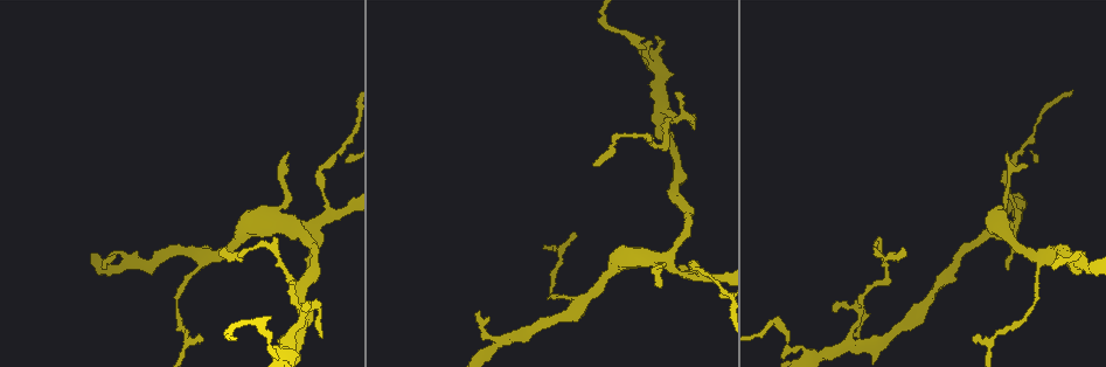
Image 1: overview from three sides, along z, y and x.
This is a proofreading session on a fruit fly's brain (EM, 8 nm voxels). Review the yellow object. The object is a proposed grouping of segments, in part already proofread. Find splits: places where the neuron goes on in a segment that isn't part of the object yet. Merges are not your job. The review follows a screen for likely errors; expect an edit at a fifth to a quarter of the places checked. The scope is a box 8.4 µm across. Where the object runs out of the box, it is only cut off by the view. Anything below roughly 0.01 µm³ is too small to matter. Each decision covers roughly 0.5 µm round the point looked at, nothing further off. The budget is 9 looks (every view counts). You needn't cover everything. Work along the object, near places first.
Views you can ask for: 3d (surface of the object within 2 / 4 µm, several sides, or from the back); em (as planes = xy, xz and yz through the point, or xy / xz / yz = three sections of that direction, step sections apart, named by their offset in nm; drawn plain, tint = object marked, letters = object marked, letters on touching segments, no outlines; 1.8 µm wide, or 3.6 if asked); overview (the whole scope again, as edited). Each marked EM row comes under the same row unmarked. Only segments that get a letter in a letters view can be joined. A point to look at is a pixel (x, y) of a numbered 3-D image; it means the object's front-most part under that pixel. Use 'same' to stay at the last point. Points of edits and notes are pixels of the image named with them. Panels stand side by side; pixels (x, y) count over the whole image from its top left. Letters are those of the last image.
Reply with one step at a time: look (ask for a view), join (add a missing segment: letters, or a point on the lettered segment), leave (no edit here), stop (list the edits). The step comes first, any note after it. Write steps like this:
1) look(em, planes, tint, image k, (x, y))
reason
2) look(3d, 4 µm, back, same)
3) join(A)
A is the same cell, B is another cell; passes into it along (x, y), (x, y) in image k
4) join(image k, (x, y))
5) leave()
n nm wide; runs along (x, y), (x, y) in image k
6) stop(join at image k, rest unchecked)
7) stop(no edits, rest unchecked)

look(3d, 4 µm, image 1, (289, 340))
three-way junction

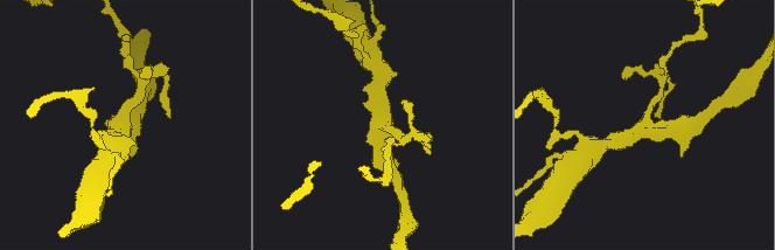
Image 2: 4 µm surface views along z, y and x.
look(em, planes, letters, image 2, (122, 125))
3 arms

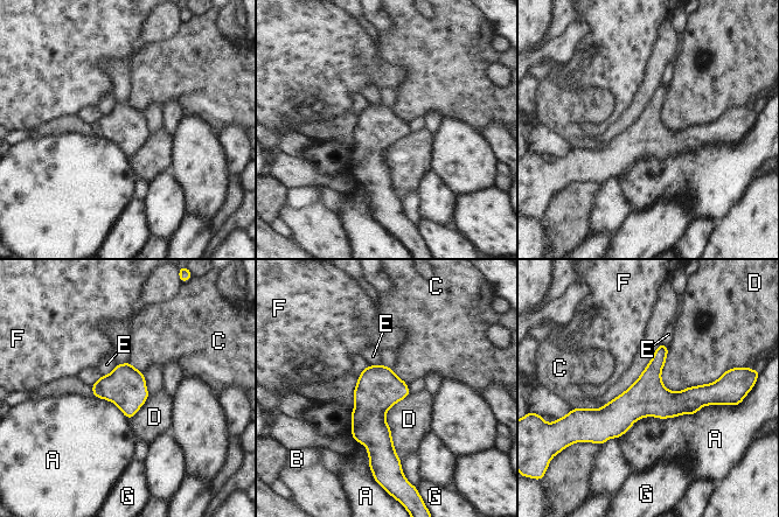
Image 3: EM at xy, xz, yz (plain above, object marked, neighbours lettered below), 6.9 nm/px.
leave()
A touches over 800 nm; A, B, C, D, E, F and G are other cells; border along (606, 403), (600, 407), (571, 410) in image 3; no lettered segment goes on from it

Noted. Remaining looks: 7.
look(3d, 4 µm, image 1, (905, 249))
thin end

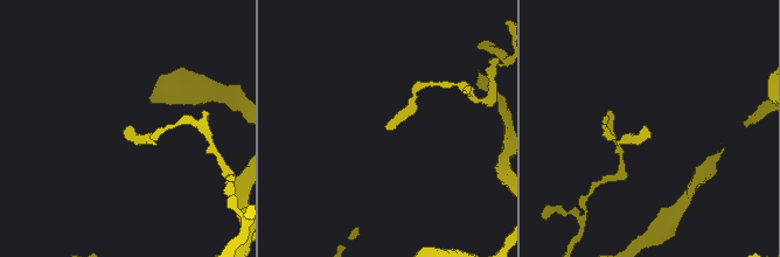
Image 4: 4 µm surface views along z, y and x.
look(em, yz, step 8, tint, image 4, (646, 127))

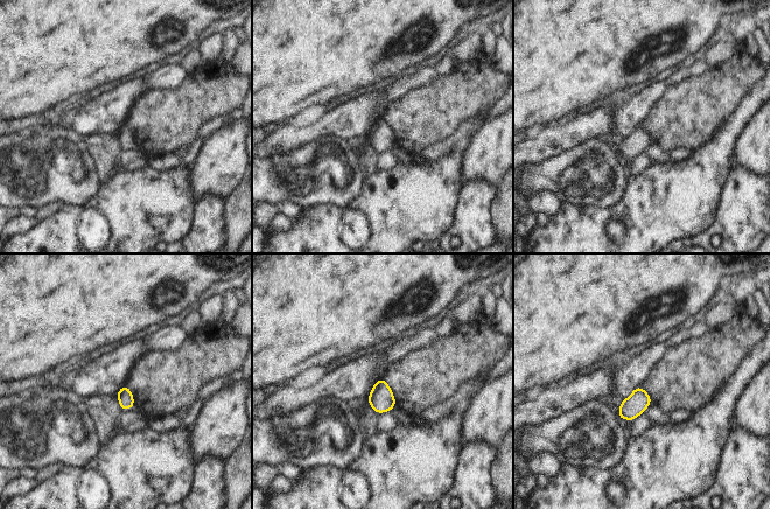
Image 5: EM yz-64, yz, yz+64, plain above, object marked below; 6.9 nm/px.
look(em, planes, letters, same)
cut it another way

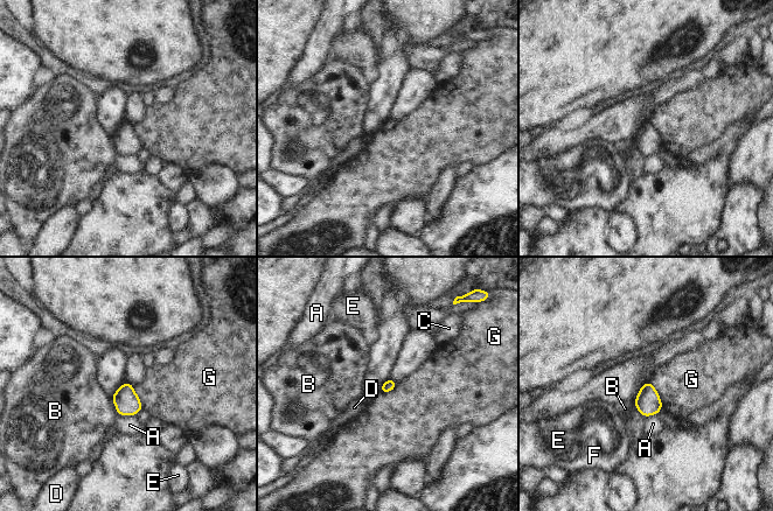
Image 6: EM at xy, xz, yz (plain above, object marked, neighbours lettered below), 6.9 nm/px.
leave()
G touches over 220 nm; A, B, C, D, E, F and G are other cells; no lettered segment goes on from it

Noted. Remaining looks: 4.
look(em, 3.6 µm, xy, step 16, tint, image 1, (973, 339))
tapers out

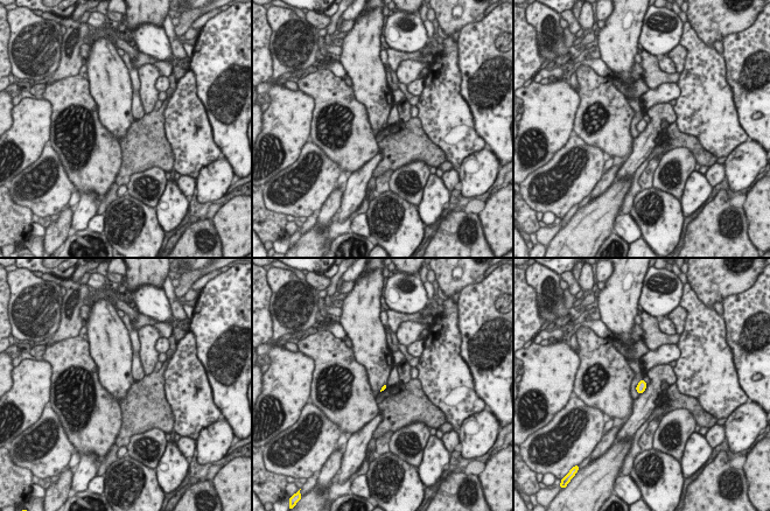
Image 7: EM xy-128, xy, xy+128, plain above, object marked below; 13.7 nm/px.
look(em, 3.6 µm, planes, letters, same)

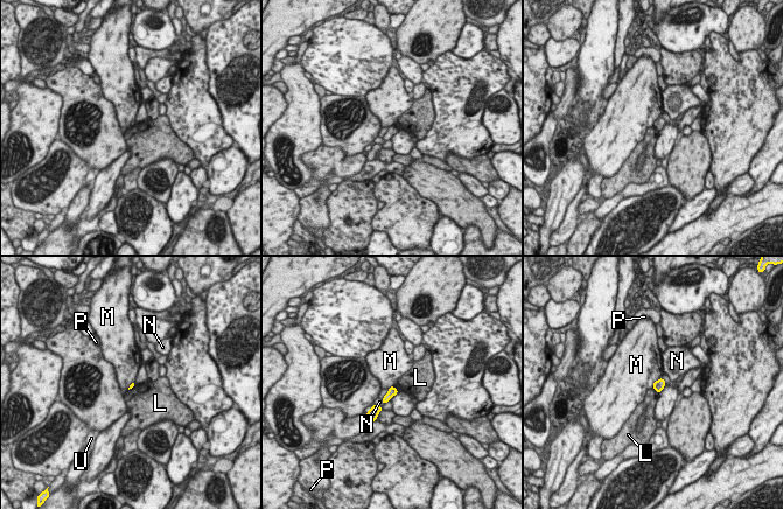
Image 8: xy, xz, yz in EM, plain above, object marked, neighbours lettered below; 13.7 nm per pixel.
leave()
L, M, N, P and U are other cells; border along (659, 377), (652, 387) in image 8; no lettered segment goes on from it

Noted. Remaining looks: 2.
stop(no edits, rest unchecked)

